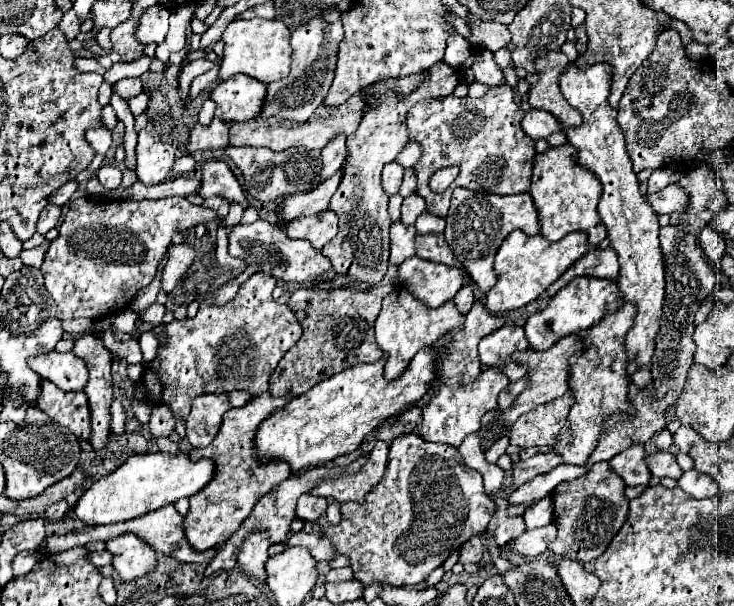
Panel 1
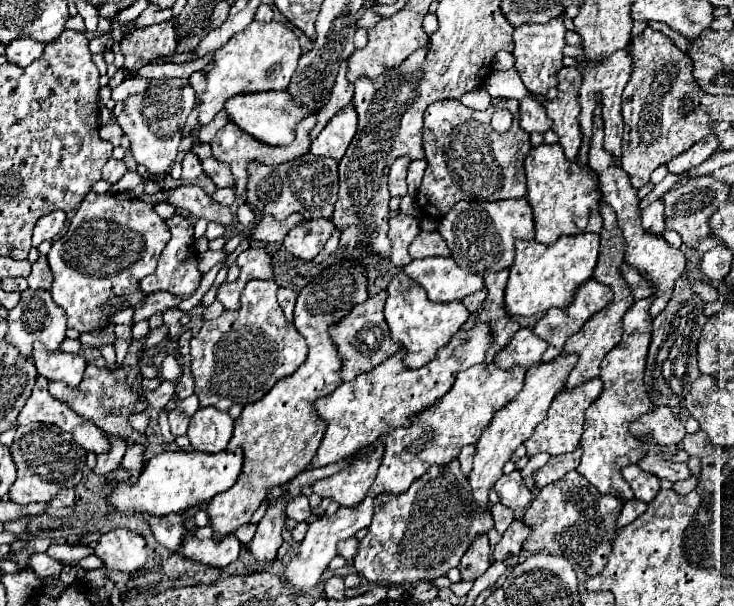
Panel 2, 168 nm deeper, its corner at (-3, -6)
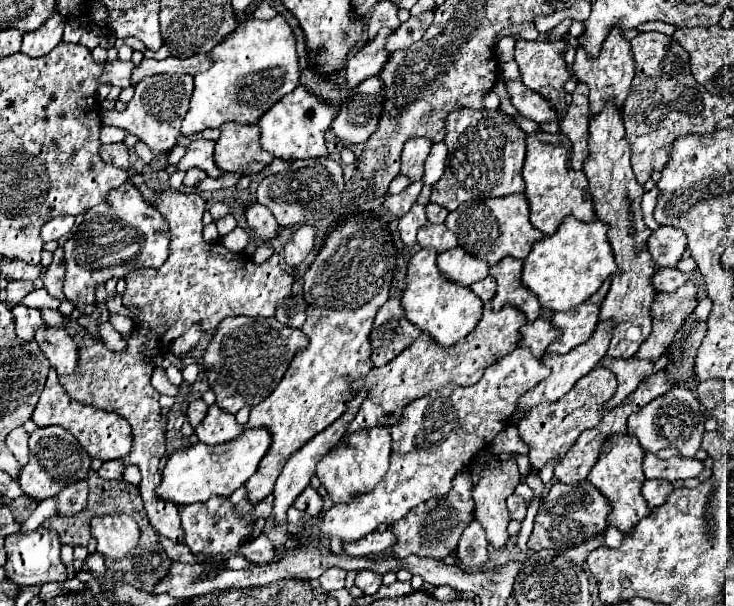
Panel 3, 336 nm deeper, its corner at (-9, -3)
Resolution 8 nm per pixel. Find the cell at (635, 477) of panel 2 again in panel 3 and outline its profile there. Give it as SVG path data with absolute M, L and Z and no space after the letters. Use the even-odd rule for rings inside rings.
M645 479L641 493L649 507L659 507L665 503L667 495L673 491L673 485L665 479Z

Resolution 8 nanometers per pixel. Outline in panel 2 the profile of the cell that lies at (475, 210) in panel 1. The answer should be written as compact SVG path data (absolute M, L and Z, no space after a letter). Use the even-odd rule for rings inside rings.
M525 198L499 202L457 202L439 222L439 234L445 238L455 262L473 274L485 276L509 268L515 260L515 242L533 240L533 212Z

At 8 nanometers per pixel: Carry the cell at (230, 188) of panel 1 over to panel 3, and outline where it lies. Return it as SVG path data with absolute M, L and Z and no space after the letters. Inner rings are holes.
M195 139L195 141L191 141L189 147L187 147L187 153L185 153L185 157L179 161L177 169L187 171L187 169L191 169L191 167L199 167L199 169L207 171L209 177L219 179L219 177L225 175L225 173L223 173L223 169L217 167L217 163L213 163L213 161L215 161L215 159L213 159L213 145L215 145L213 141L205 141L205 139Z

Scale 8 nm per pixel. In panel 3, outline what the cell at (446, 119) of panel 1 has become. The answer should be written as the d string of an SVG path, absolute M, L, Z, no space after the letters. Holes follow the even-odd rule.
M461 107L461 109L451 111L451 115L447 115L445 139L443 139L443 143L449 149L447 163L445 163L445 173L433 185L431 203L437 203L437 205L445 207L447 211L455 211L463 201L523 193L525 191L525 181L521 177L521 167L523 167L523 161L525 161L525 139L527 139L527 135L517 125L517 121L513 117L501 113L499 109L489 111L489 109Z

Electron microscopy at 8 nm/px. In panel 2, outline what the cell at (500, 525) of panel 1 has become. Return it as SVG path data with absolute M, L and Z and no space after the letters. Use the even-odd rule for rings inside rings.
M497 502L497 504L491 506L491 516L493 516L493 522L495 522L495 530L501 532L501 534L503 534L503 532L511 526L511 522L513 522L513 510L507 508L507 506L503 506L501 502Z

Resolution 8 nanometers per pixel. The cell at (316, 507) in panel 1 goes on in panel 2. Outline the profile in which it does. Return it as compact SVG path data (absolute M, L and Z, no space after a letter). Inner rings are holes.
M303 494L295 496L293 500L289 500L289 504L287 504L287 518L295 520L295 522L305 522L309 518L309 514L311 514L309 500Z

